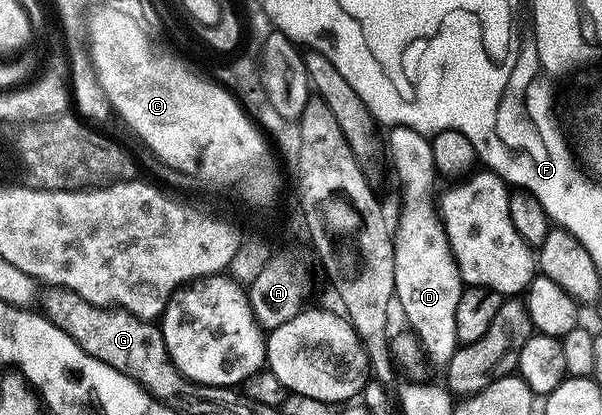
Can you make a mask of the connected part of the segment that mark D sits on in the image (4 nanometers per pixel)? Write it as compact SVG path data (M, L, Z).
M395 127L388 134L387 155L389 151L389 159L401 182L401 212L393 227L395 303L398 308L401 306L409 322L406 323L408 330L416 335L430 364L444 369L459 346L455 333L455 308L459 306L463 284L439 210L439 174L431 139L410 127Z

